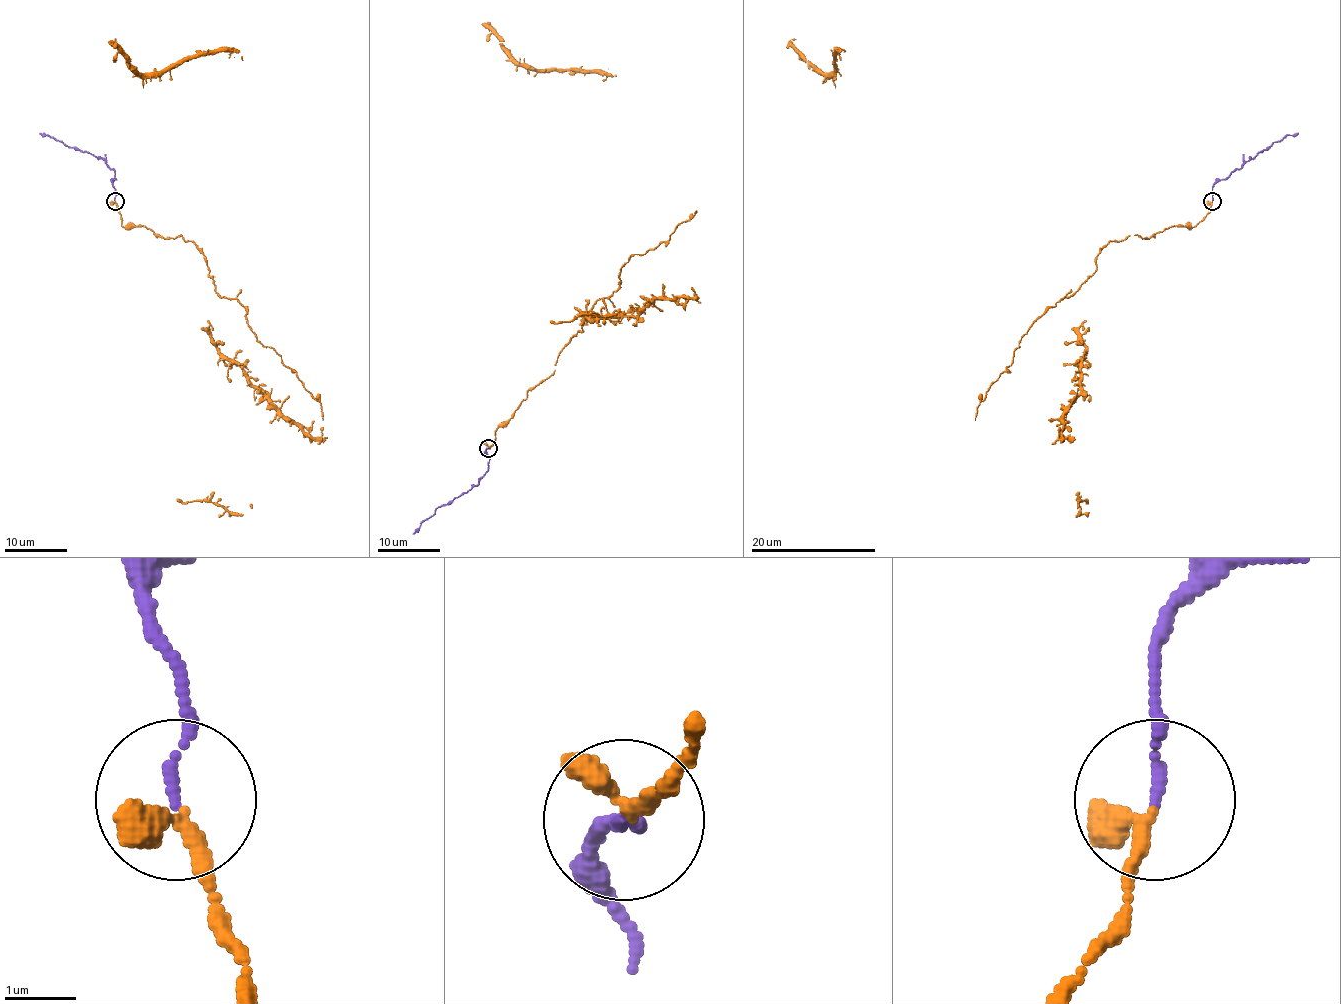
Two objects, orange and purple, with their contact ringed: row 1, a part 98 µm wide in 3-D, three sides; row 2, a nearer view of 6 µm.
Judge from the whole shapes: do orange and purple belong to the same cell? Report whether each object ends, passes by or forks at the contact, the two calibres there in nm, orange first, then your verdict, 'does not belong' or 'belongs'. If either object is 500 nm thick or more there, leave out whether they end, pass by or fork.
orange ends; purple ends; calibres 320 and 130 nm; belongs

